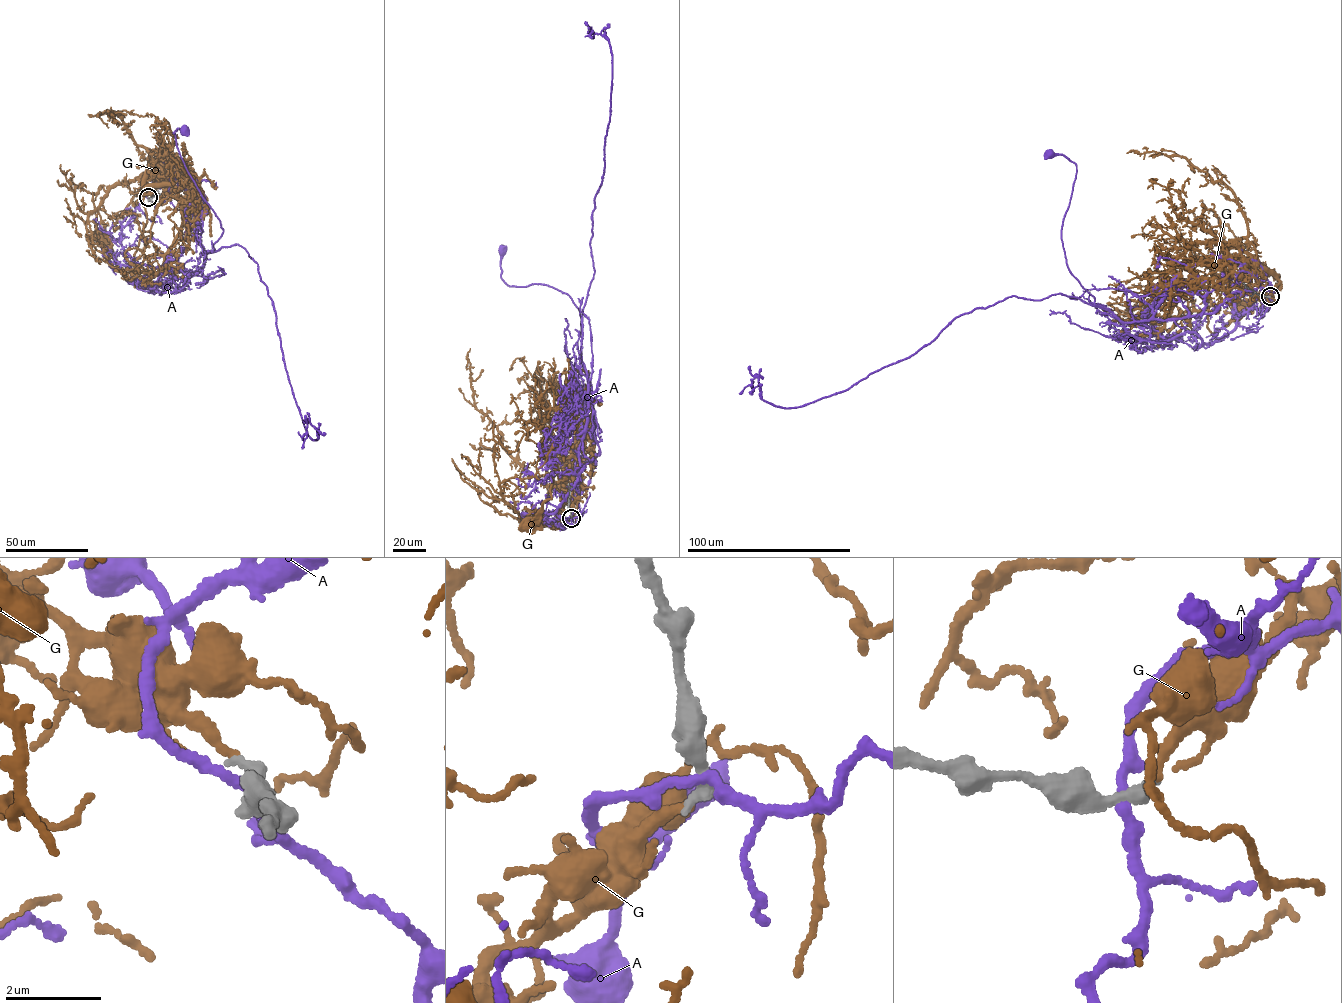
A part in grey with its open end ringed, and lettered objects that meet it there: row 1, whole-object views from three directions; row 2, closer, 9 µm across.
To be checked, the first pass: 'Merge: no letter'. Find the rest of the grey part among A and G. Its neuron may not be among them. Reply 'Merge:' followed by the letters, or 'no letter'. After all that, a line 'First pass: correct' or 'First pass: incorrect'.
Merge: no letter
First pass: correct

